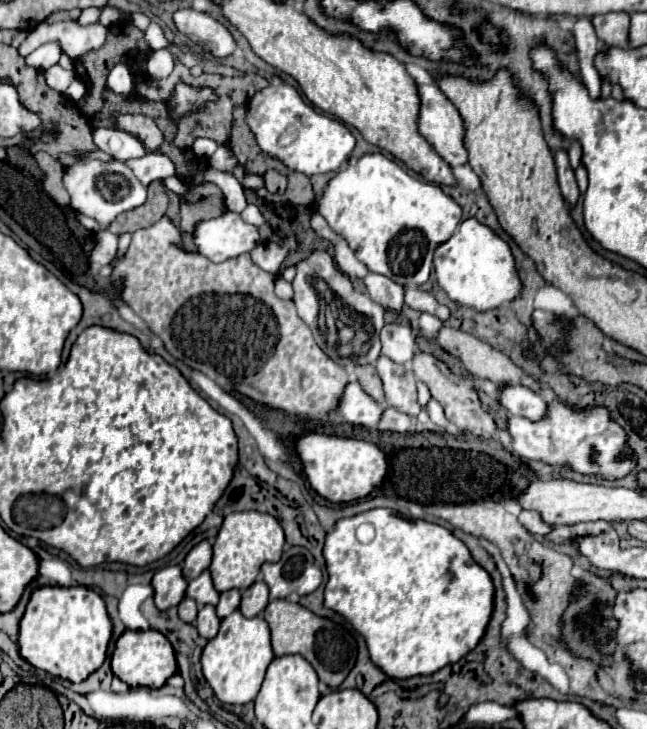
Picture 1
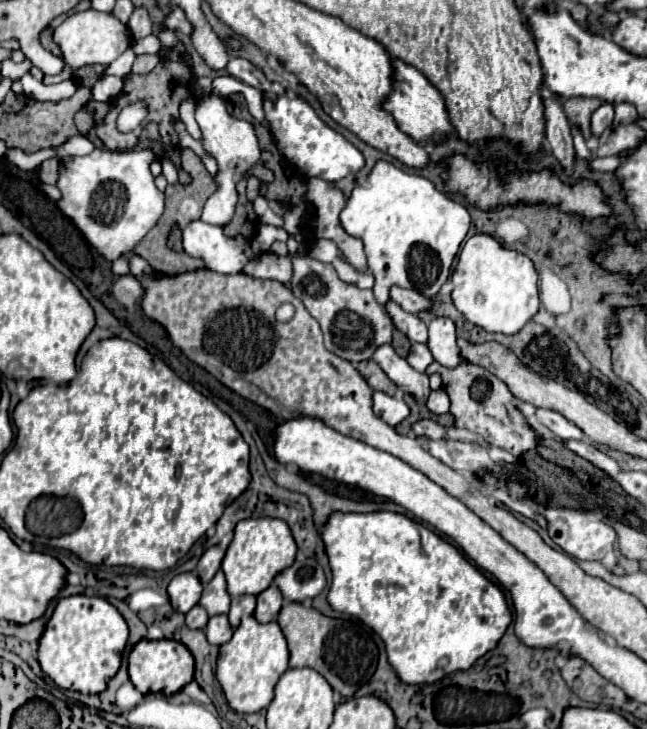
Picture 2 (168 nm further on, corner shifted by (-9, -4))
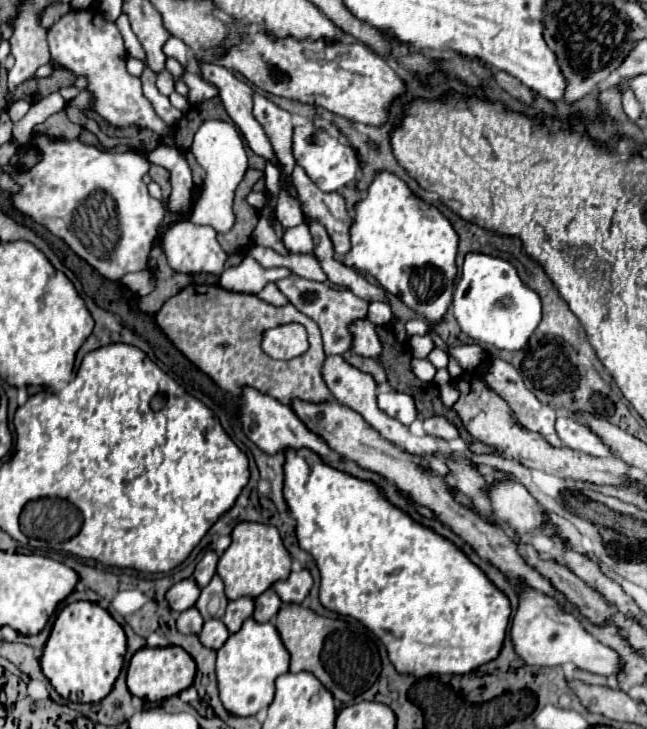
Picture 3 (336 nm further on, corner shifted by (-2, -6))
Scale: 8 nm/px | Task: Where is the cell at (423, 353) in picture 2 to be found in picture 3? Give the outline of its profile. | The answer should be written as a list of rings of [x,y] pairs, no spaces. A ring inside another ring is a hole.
[[[414,358],[412,360],[412,372],[422,382],[432,382],[434,380],[434,374],[436,374],[436,368],[430,364],[430,360],[418,360],[418,358]]]

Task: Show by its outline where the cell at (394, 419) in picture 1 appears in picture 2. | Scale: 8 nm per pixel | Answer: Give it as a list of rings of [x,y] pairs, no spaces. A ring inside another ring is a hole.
[[[419,420],[411,426],[411,434],[417,436],[417,438],[425,436],[429,440],[441,440],[445,436],[445,428],[439,426],[437,422],[433,422],[433,420]]]

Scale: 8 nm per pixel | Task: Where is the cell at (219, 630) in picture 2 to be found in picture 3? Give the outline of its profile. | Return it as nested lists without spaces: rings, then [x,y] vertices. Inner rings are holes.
[[[208,620],[204,622],[204,628],[200,632],[200,640],[206,648],[212,648],[212,650],[218,650],[224,646],[224,642],[228,640],[230,632],[228,628],[224,626],[222,620]]]

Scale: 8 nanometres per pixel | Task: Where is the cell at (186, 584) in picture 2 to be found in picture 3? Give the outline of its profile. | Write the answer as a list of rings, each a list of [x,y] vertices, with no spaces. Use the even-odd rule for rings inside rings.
[[[188,578],[188,580],[174,584],[168,590],[166,600],[174,612],[184,612],[196,604],[198,596],[200,596],[200,586],[192,578]]]

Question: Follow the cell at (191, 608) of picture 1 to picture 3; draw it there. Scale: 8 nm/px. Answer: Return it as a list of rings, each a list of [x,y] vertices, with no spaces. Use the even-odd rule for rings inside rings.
[[[188,608],[178,614],[176,626],[182,634],[200,634],[200,630],[204,626],[204,618],[200,616],[200,612],[196,608]]]

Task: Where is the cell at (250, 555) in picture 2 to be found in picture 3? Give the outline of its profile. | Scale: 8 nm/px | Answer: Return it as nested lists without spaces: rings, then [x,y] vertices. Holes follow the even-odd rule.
[[[240,522],[232,532],[232,544],[220,556],[218,576],[224,580],[228,600],[236,600],[242,596],[258,598],[266,592],[274,582],[286,580],[290,574],[290,554],[284,548],[280,534],[274,526],[256,524],[256,522]]]

